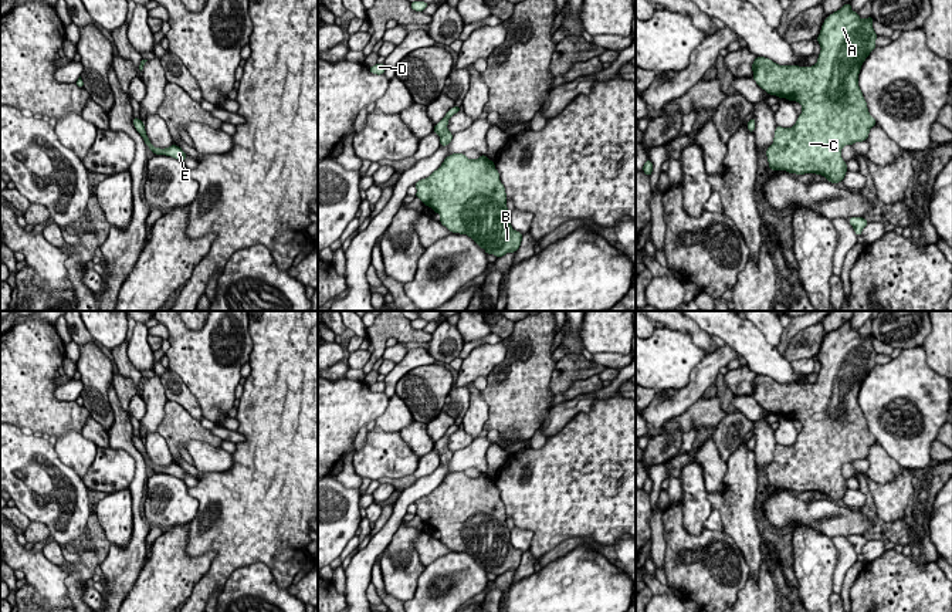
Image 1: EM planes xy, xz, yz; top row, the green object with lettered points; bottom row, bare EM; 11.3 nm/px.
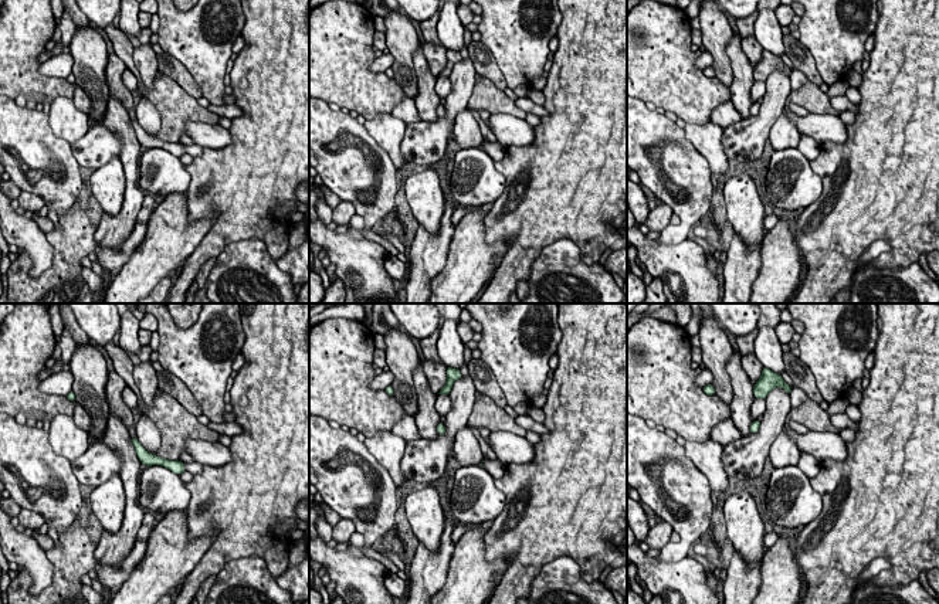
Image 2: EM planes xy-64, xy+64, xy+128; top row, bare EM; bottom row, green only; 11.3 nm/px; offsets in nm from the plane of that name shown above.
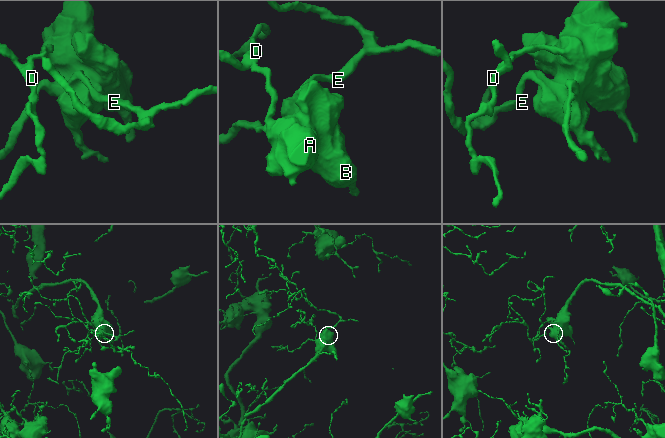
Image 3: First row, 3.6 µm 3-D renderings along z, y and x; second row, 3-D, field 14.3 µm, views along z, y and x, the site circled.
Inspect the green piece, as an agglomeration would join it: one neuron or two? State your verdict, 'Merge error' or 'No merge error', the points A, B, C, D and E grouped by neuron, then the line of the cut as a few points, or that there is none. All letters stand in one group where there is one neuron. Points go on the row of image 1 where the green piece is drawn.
No merge error. Groups: A B C D E. No split

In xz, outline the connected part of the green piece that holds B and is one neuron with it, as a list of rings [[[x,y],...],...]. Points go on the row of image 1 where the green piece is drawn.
[[[464,153],[448,155],[428,177],[416,182],[416,189],[416,197],[441,216],[440,223],[447,230],[467,234],[487,254],[502,257],[519,248],[524,234],[511,226],[505,187],[494,162],[485,155],[478,159],[468,159]]]

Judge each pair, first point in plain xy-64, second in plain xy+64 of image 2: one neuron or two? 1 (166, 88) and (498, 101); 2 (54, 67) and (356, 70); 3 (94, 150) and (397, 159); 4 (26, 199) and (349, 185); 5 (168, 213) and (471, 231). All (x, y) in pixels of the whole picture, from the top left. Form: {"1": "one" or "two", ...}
{"1": "one", "2": "two", "3": "two", "4": "two", "5": "one"}

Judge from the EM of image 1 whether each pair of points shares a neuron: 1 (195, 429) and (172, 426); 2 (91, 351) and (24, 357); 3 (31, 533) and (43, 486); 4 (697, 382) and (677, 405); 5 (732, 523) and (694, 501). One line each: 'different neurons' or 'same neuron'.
1: same neuron
2: different neurons
3: different neurons
4: same neuron
5: different neurons

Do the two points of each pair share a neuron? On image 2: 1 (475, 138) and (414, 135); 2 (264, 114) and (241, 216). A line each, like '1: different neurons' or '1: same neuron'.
1: different neurons
2: same neuron

